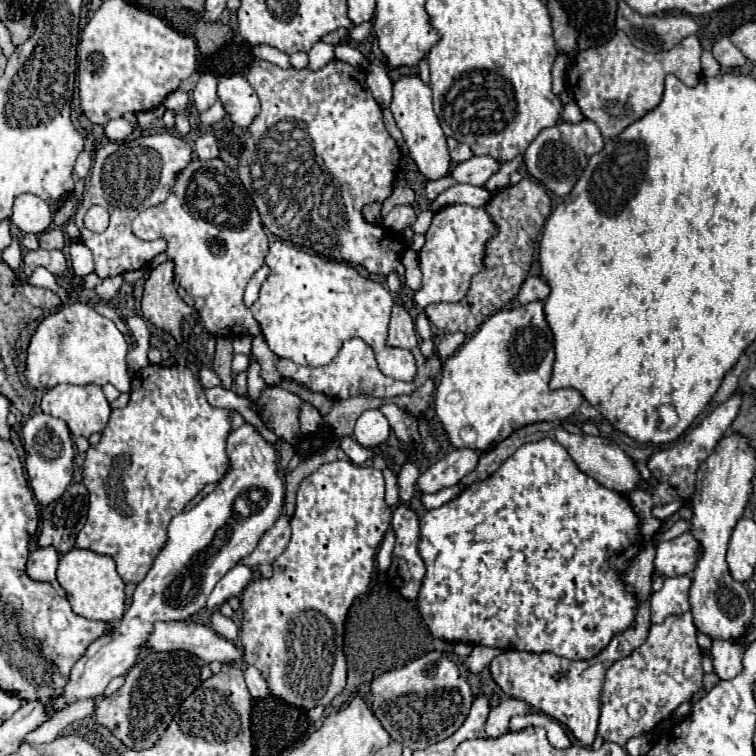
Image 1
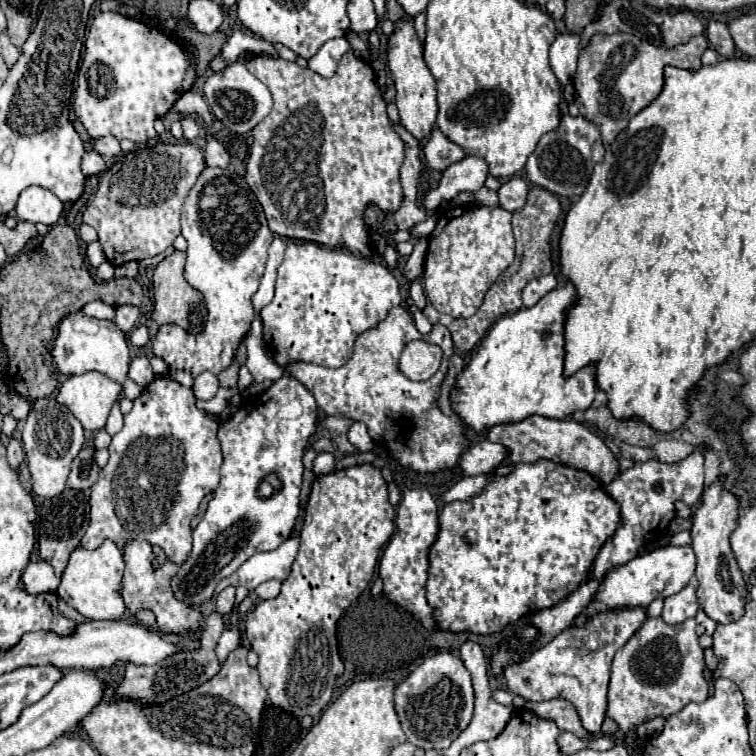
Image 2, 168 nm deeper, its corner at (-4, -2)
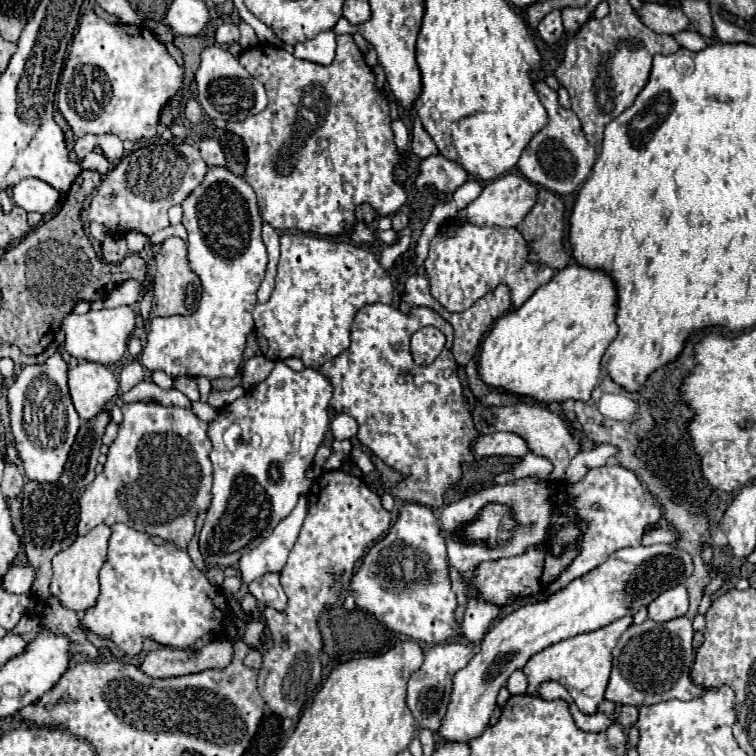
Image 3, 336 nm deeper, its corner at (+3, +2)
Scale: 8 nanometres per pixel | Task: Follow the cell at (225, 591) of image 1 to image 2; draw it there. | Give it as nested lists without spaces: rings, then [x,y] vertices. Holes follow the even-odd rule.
[[[293,537],[293,539],[283,541],[283,545],[277,547],[275,551],[253,555],[233,575],[229,575],[227,579],[219,583],[217,593],[221,593],[229,585],[231,587],[243,585],[249,591],[253,591],[263,581],[269,581],[269,579],[283,581],[291,571],[291,563],[295,561],[297,549],[299,549],[299,539]]]

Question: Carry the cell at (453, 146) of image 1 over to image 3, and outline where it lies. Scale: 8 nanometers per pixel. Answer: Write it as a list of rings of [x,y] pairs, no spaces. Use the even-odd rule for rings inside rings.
[[[414,119],[414,127],[412,127],[412,151],[420,157],[426,159],[430,155],[438,155],[438,149],[434,145],[434,141],[430,139],[430,135],[424,131],[420,119]]]

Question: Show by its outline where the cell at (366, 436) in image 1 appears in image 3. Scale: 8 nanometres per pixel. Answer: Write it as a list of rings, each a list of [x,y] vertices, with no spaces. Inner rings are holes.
[[[338,413],[330,425],[332,429],[332,435],[336,439],[352,439],[356,433],[358,433],[358,423],[356,419],[352,419],[350,415],[344,415],[344,413]]]

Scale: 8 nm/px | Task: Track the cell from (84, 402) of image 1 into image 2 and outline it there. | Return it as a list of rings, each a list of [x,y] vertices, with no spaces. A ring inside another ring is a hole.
[[[97,371],[69,377],[57,391],[55,401],[81,421],[85,433],[105,427],[113,401],[121,395],[121,385]]]

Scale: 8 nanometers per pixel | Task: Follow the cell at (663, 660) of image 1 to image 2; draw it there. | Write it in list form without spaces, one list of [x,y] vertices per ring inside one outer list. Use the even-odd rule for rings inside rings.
[[[653,617],[647,619],[615,655],[609,681],[607,717],[613,719],[623,733],[629,733],[645,721],[673,715],[687,703],[701,703],[707,697],[709,683],[705,679],[705,661],[695,633],[695,619],[667,625],[661,617]]]

